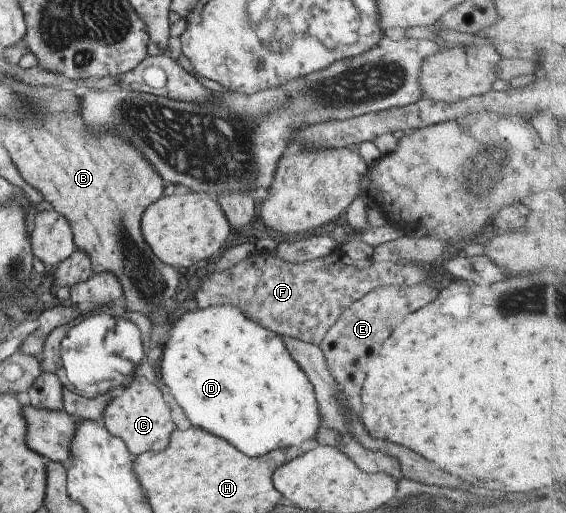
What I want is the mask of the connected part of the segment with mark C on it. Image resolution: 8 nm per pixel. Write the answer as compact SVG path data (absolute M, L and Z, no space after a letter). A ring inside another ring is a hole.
M134 376L129 386L117 390L114 399L102 411L102 426L110 435L122 439L131 455L141 456L144 451L162 451L176 428L170 414L170 405L162 399L160 389L144 377Z

